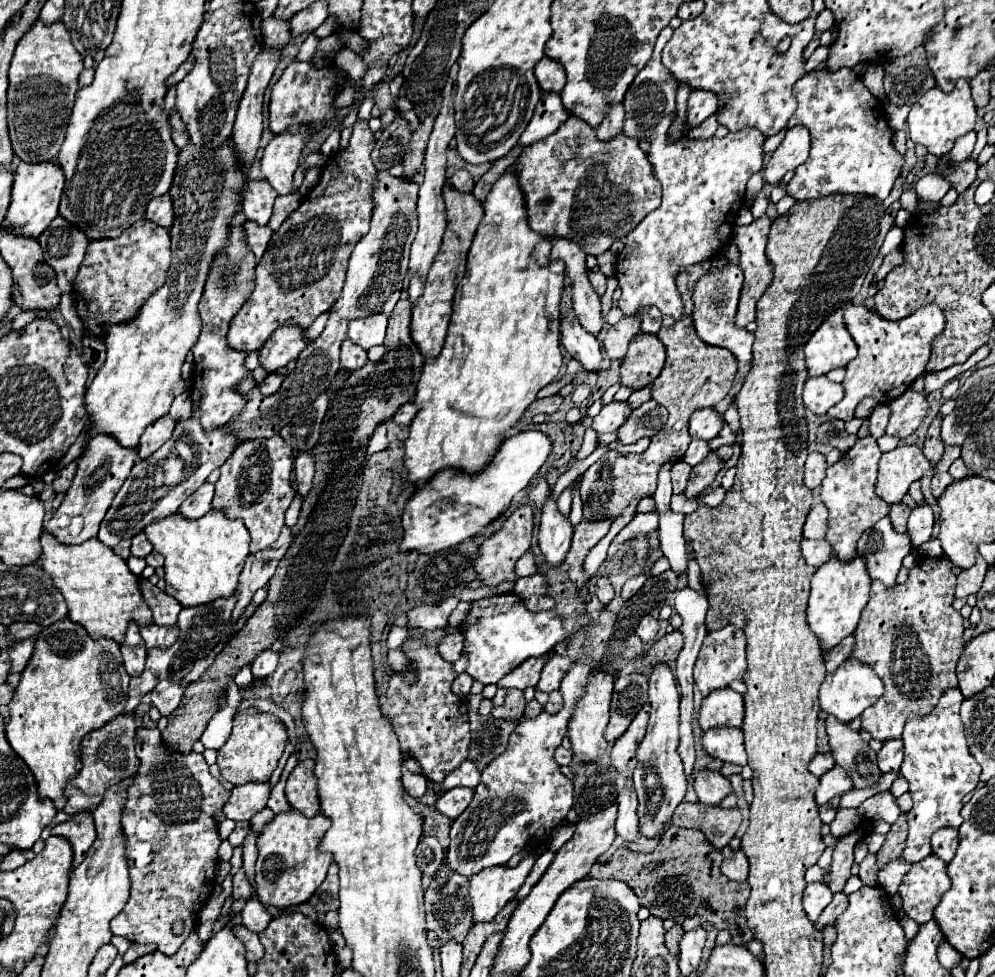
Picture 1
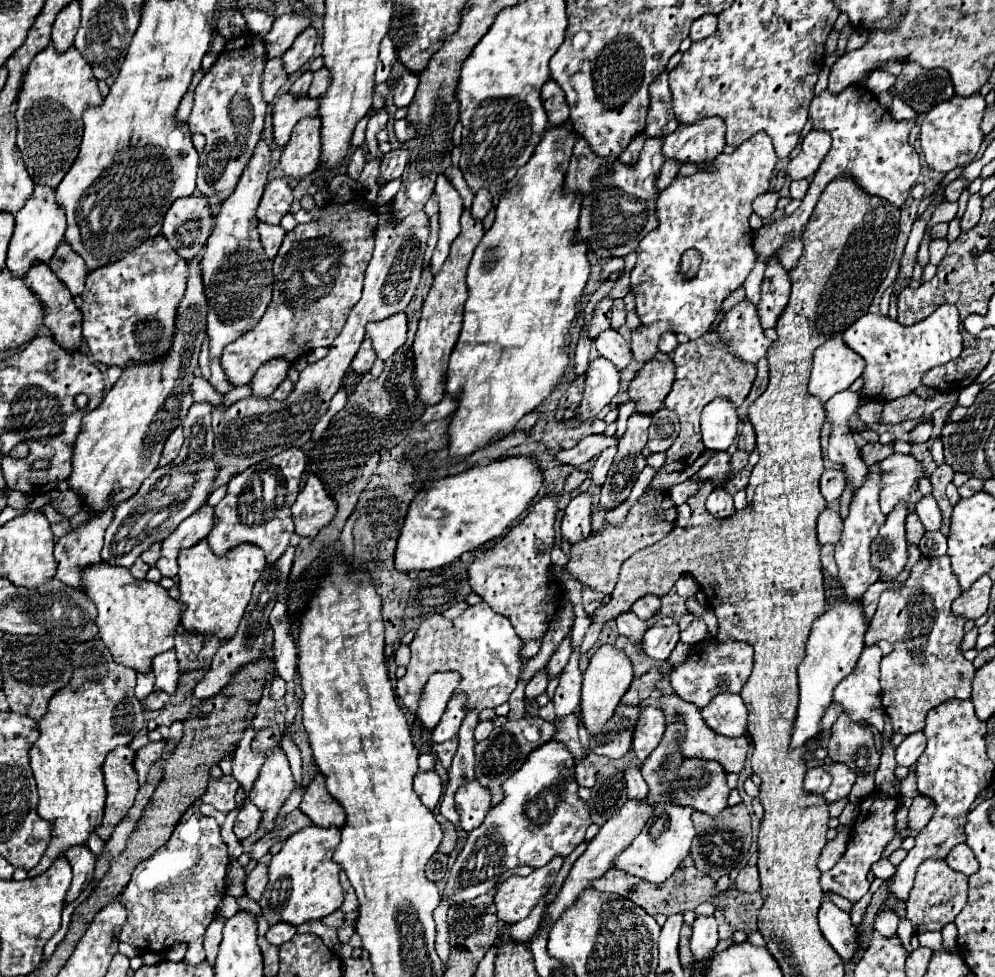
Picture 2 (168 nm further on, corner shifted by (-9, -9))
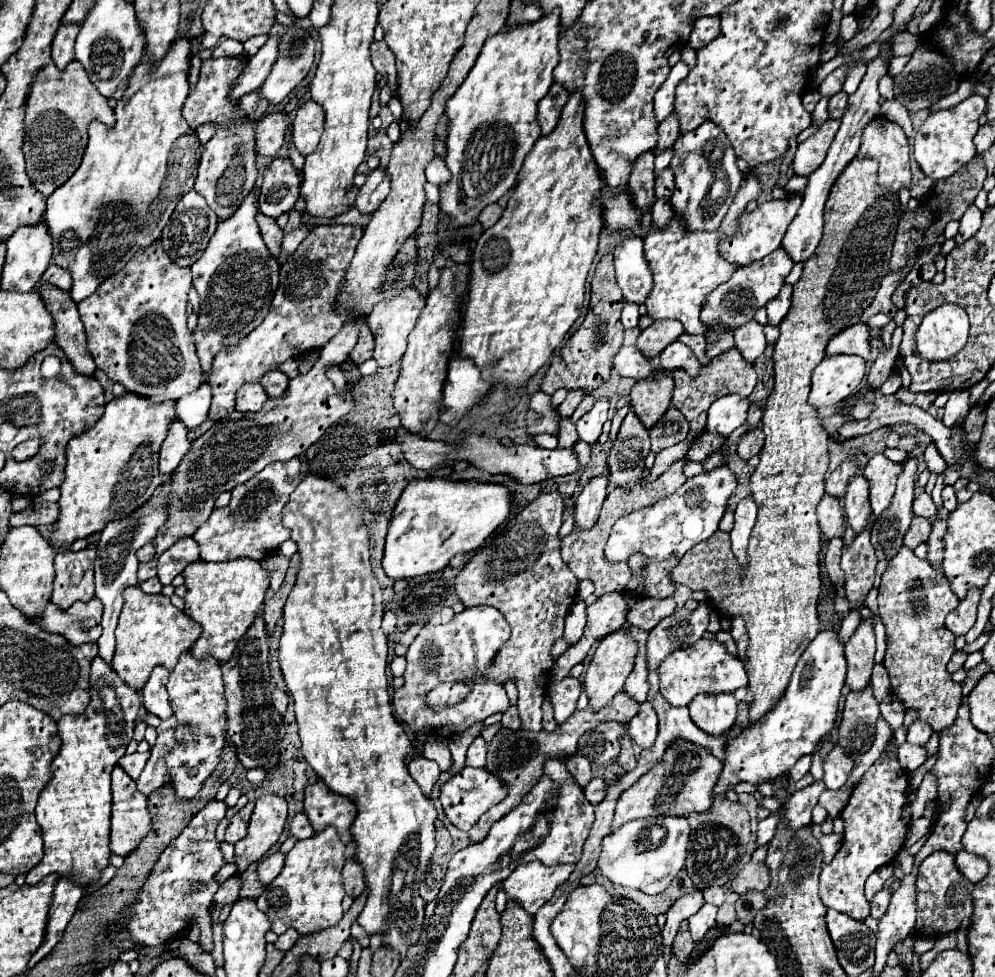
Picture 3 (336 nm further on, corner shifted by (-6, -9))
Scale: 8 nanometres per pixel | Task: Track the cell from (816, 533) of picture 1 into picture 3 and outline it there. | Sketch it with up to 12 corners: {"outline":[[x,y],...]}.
{"outline":[[823,496],[817,518],[823,538],[843,536],[841,500]]}

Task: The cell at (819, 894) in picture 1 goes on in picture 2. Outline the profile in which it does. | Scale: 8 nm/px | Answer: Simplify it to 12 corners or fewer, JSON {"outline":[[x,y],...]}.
{"outline":[[824,900],[818,922],[824,938],[844,960],[858,952],[848,912]]}

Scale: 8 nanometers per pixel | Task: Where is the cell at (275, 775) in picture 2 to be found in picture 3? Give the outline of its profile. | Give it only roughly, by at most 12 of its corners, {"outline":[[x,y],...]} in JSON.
{"outline":[[285,798],[257,800],[235,844],[237,872],[259,862],[287,824]]}

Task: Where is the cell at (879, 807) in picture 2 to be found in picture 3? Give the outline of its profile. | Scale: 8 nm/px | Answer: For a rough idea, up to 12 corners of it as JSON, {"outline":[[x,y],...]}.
{"outline":[[889,742],[841,812],[845,834],[819,894],[869,916],[865,880],[891,864],[909,824],[909,772]]}

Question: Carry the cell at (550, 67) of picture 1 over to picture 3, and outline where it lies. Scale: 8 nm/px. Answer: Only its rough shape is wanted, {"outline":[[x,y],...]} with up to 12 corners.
{"outline":[[553,84],[539,102],[543,136],[553,132],[569,92]]}

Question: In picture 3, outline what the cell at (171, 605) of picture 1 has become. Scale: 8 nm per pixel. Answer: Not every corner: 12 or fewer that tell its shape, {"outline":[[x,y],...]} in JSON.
{"outline":[[181,656],[167,682],[177,718],[165,756],[193,800],[227,744],[217,660]]}

